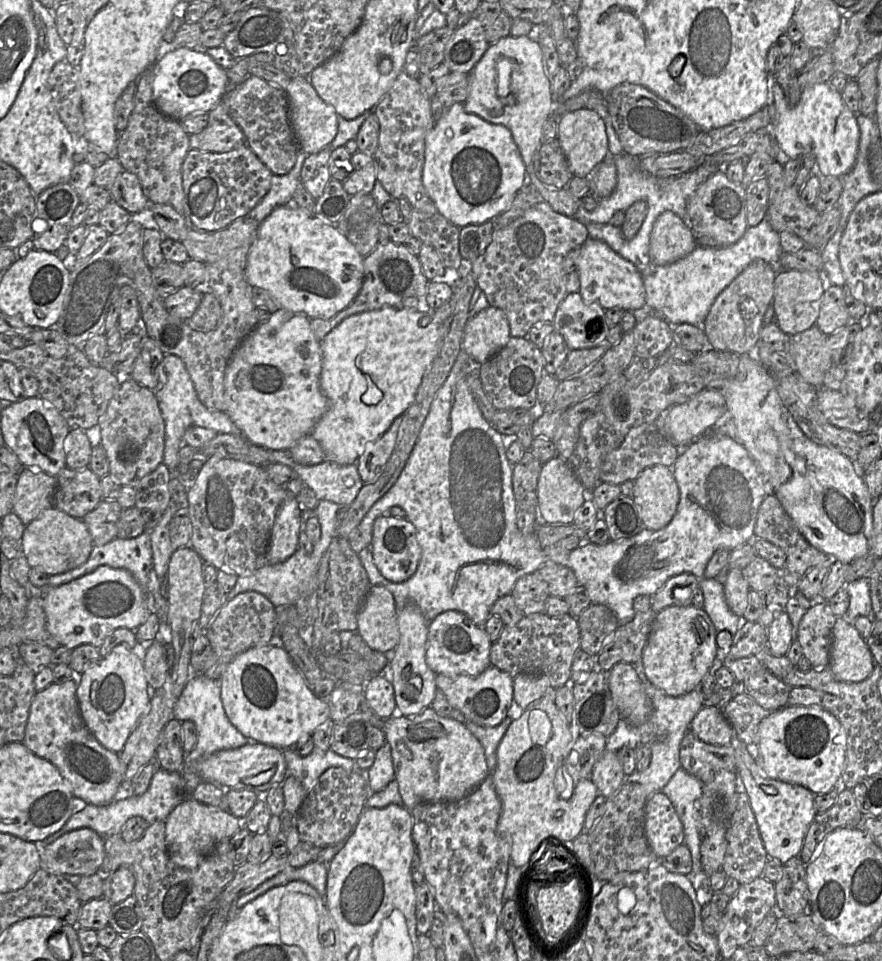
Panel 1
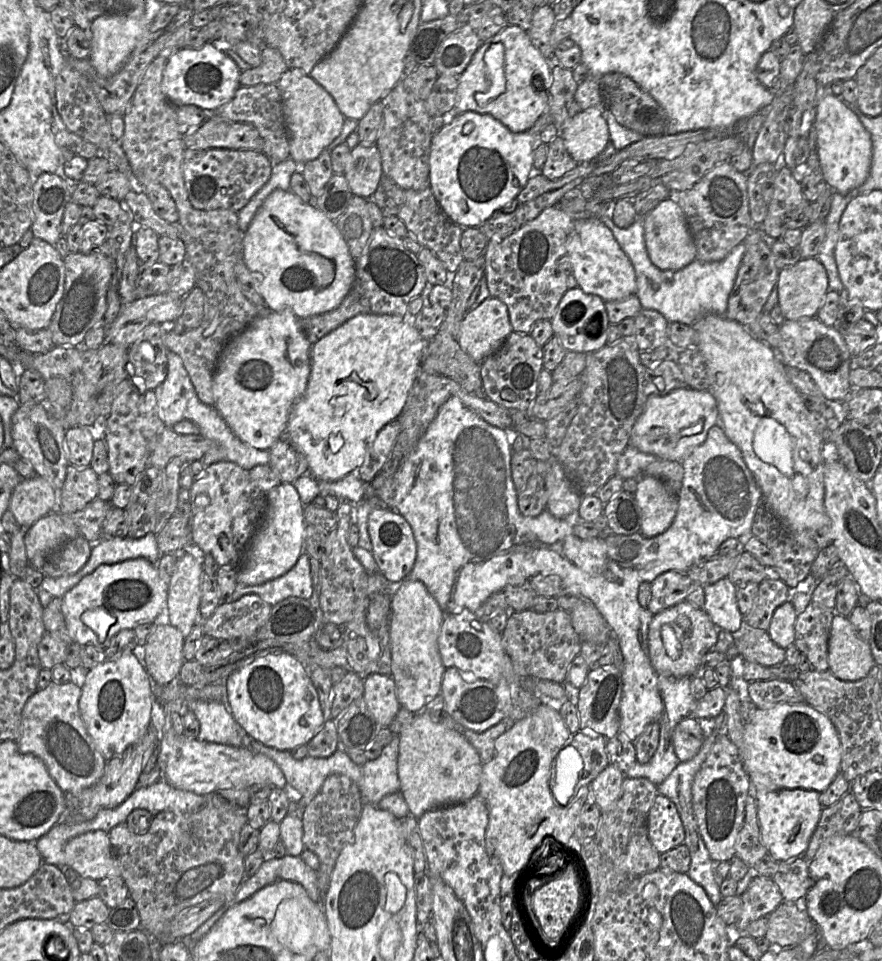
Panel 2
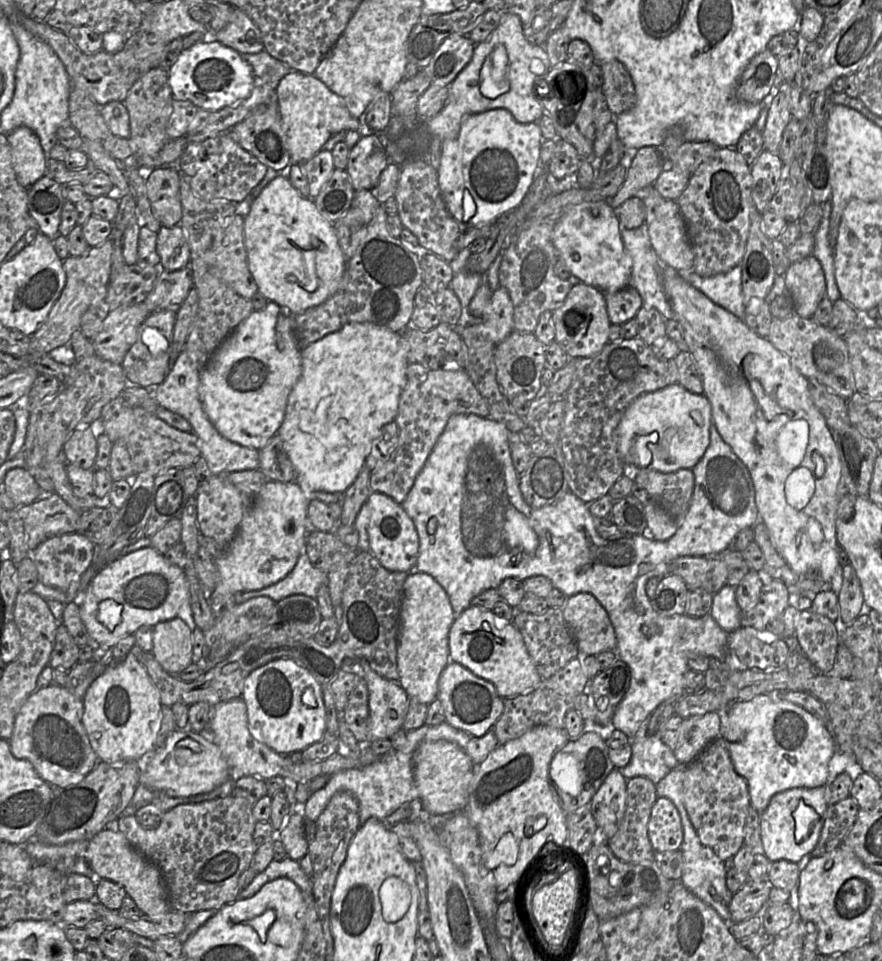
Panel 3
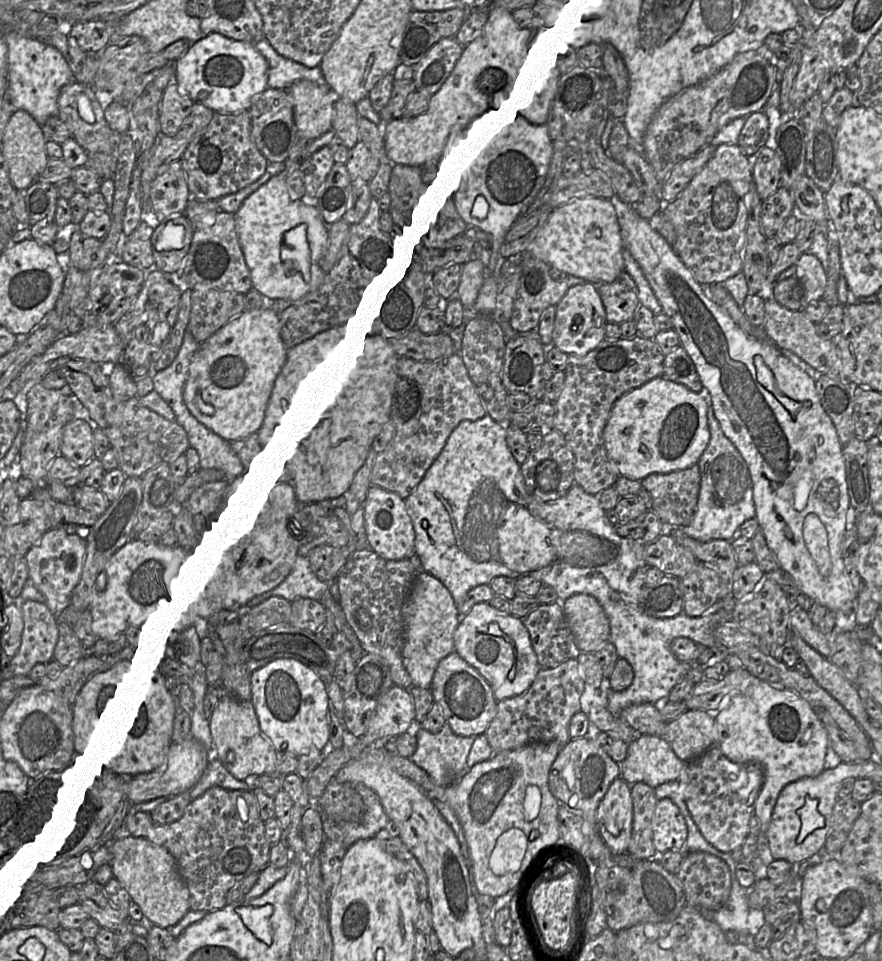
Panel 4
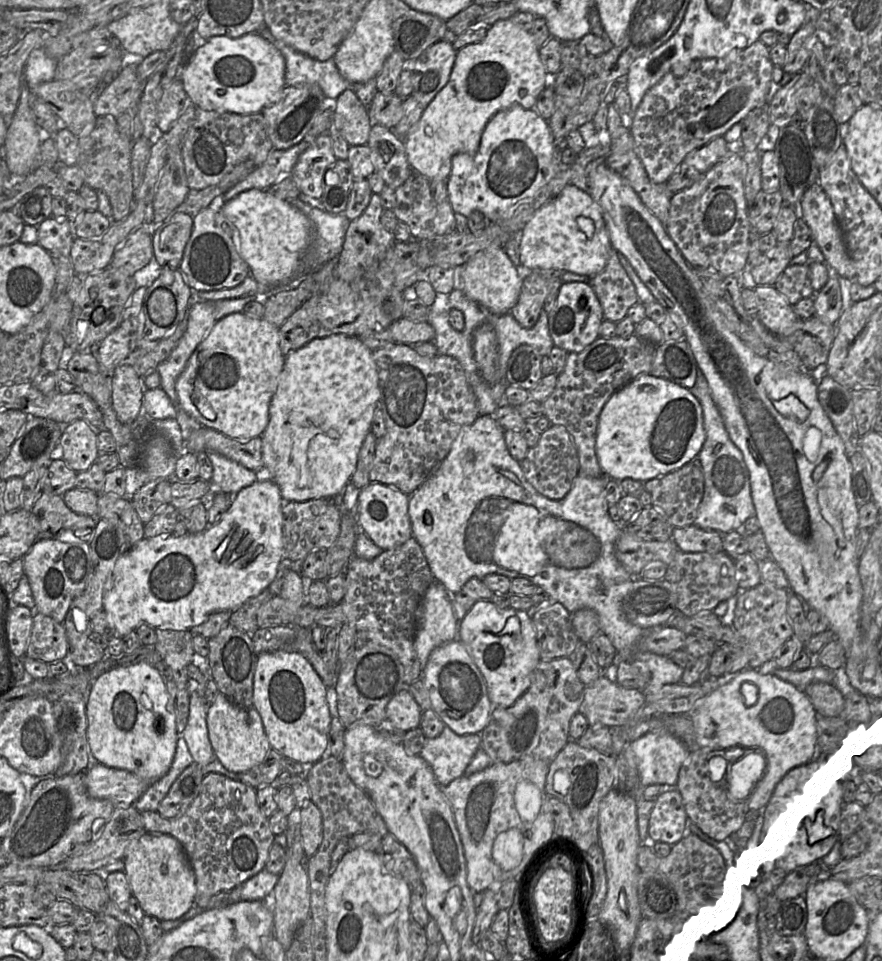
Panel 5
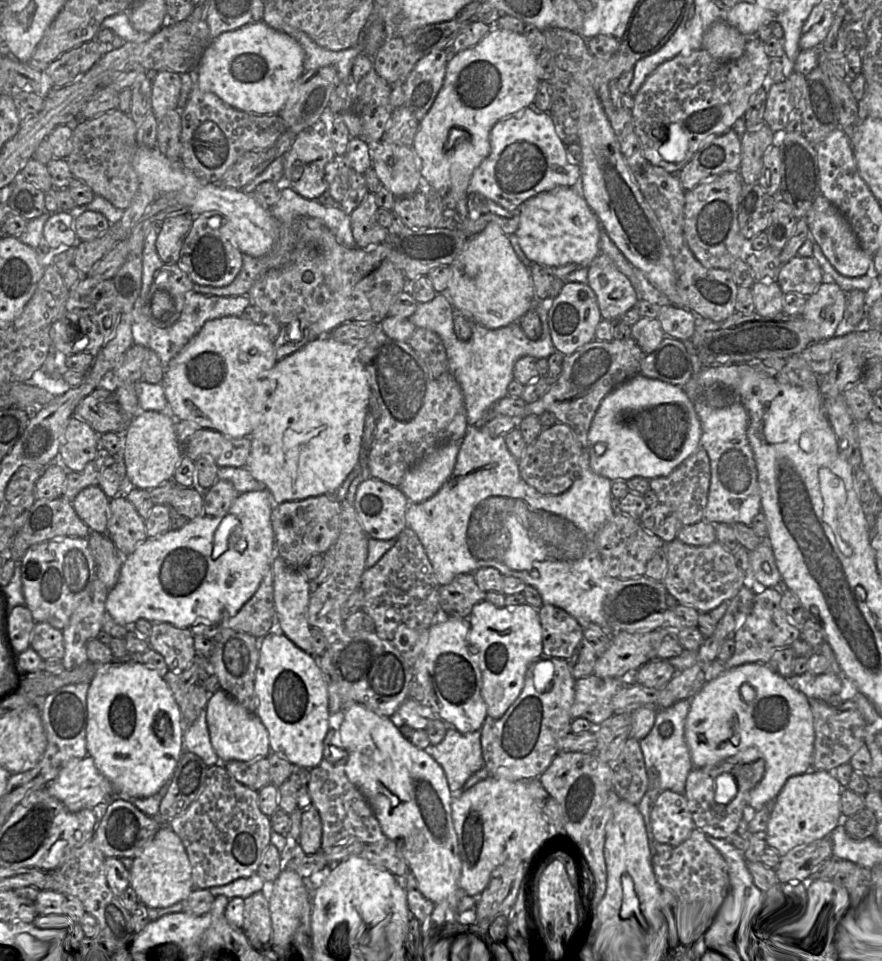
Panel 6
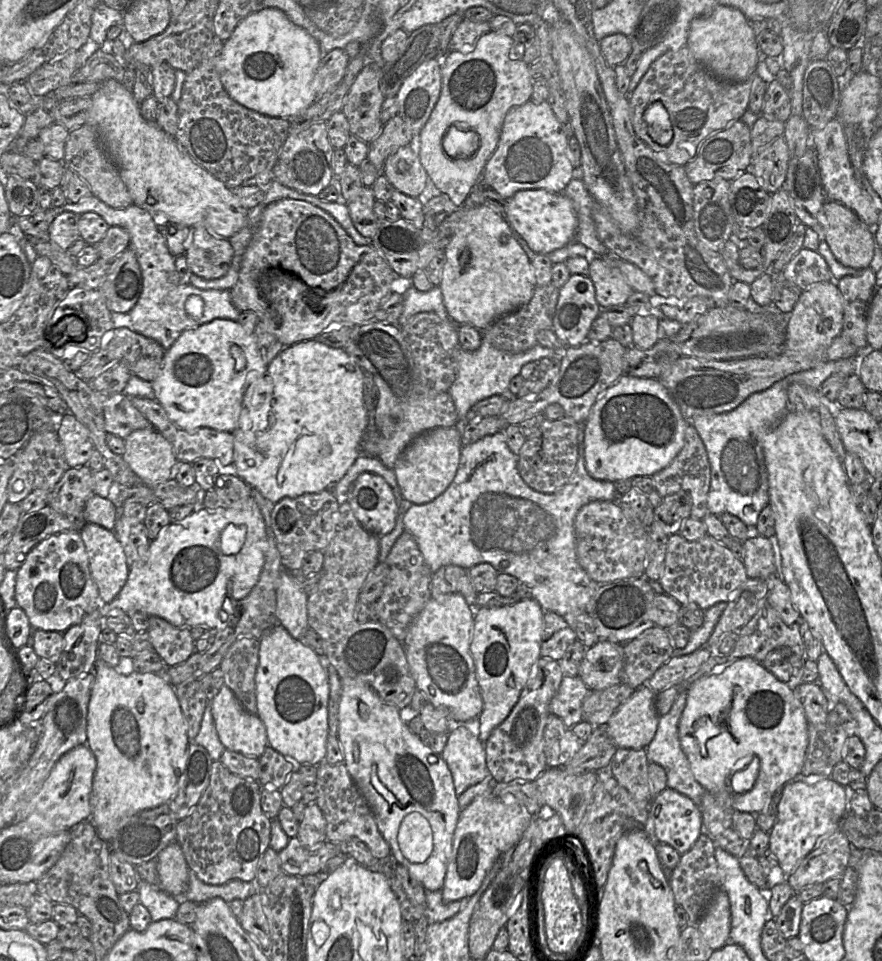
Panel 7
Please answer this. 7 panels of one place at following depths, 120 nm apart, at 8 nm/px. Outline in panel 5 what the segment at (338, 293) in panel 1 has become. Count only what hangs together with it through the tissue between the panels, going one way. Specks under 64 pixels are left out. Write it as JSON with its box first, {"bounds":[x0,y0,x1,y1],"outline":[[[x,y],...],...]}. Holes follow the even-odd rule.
{"bounds":[214,188,313,287],"outline":[[[253,188],[214,206],[219,206],[225,218],[237,228],[240,255],[261,287],[285,284],[297,274],[313,234],[313,225],[291,202],[276,197],[269,190]]]}

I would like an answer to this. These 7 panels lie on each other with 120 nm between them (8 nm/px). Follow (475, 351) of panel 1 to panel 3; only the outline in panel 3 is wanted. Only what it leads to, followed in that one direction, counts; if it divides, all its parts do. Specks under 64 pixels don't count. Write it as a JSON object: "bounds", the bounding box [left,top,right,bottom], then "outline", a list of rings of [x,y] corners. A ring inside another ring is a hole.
{"bounds":[460,287,514,345],"outline":[[[499,287],[492,294],[489,314],[481,318],[481,323],[462,327],[460,336],[483,336],[498,345],[514,331],[514,308],[508,290]]]}

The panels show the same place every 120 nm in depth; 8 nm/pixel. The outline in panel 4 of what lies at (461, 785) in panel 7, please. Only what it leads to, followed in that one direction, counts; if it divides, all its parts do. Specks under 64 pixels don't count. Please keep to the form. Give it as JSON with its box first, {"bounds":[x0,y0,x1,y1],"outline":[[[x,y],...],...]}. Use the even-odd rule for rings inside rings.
{"bounds":[410,723,475,787],"outline":[[[447,723],[436,733],[417,726],[415,734],[417,749],[410,760],[423,769],[435,784],[442,787],[457,784],[467,771],[467,758],[475,737],[455,734]]]}

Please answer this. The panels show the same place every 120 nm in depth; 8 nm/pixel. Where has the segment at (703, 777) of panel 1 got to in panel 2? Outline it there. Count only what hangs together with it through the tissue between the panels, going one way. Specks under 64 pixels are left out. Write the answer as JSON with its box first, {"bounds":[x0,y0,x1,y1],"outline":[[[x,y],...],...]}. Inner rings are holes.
{"bounds":[673,716,704,762],"outline":[[[693,716],[682,719],[673,733],[674,750],[680,762],[695,757],[703,745],[704,738],[704,721]]]}

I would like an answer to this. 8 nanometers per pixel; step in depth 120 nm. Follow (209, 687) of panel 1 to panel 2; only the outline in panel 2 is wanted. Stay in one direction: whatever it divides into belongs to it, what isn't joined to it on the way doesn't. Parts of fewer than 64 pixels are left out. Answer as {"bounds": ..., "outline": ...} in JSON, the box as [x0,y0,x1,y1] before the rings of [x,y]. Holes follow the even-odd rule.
{"bounds":[187,700,254,747],"outline":[[[194,700],[187,703],[187,709],[196,715],[200,723],[199,741],[250,747],[254,738],[235,721],[222,702]]]}

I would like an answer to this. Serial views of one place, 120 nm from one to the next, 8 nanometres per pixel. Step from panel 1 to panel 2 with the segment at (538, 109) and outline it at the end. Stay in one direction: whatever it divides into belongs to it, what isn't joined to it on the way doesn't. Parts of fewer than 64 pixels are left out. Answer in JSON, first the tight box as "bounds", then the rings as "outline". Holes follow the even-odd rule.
{"bounds":[442,24,552,132],"outline":[[[508,24],[501,32],[480,45],[467,68],[459,76],[456,103],[451,111],[442,115],[443,123],[448,124],[457,114],[473,111],[491,115],[511,132],[528,131],[538,118],[547,112],[552,83],[552,64],[532,44],[526,31]]]}

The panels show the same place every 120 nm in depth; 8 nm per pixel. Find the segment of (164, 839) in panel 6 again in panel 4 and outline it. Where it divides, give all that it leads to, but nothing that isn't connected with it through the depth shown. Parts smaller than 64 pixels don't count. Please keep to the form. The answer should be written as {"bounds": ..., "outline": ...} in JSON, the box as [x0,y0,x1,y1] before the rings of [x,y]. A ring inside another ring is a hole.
{"bounds":[109,823,190,928],"outline":[[[124,823],[114,831],[110,842],[109,864],[113,877],[126,889],[150,924],[170,928],[190,910],[189,890],[179,874],[172,854],[165,847],[156,845],[146,838],[131,835]]]}

